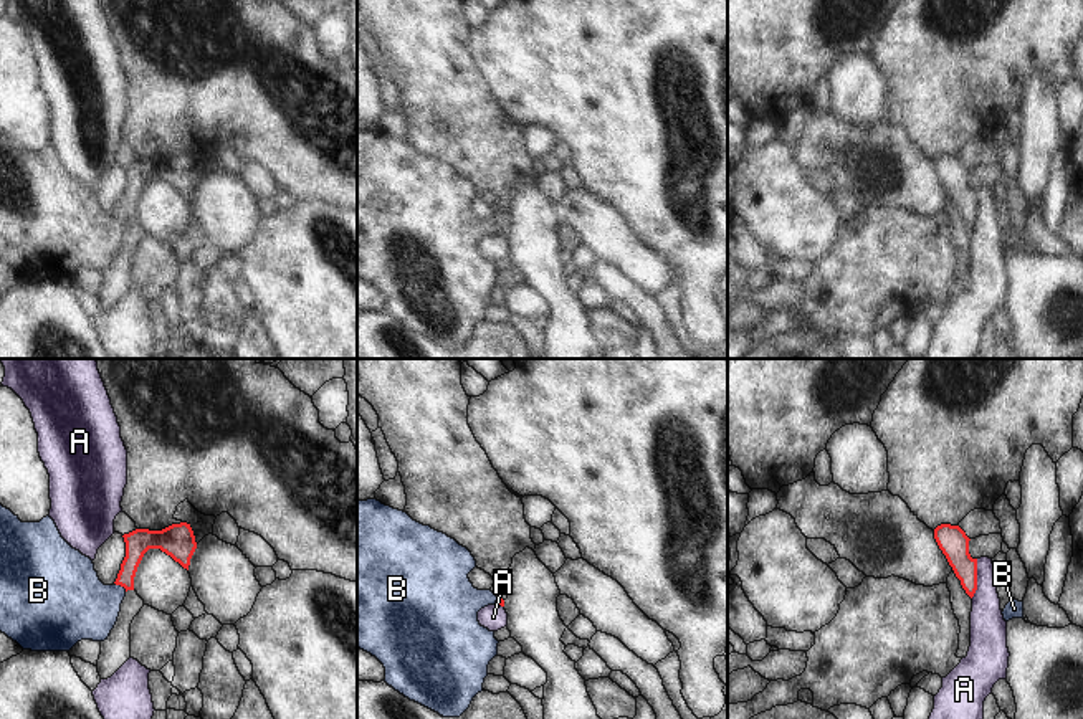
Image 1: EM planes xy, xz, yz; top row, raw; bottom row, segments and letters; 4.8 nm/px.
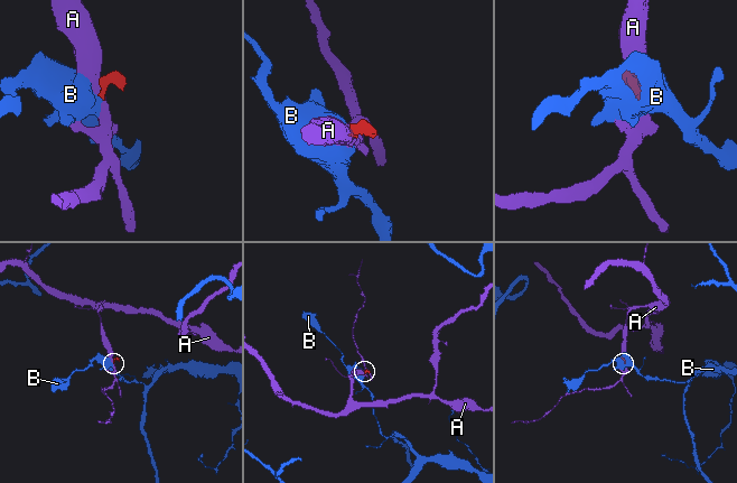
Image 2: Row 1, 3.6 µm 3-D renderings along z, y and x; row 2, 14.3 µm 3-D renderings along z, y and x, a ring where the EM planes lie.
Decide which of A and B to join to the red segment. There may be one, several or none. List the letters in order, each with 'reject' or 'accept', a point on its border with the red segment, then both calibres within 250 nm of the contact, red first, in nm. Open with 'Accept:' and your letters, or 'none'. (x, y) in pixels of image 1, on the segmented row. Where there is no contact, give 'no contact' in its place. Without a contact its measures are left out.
Accept: B
A: reject; meets red in yz at (976, 579); 140 nm thick on the red side, 180 nm on the other
B: accept; meets red in xy at (121, 585); 120 nm thick on the red side, 360 nm on the other

